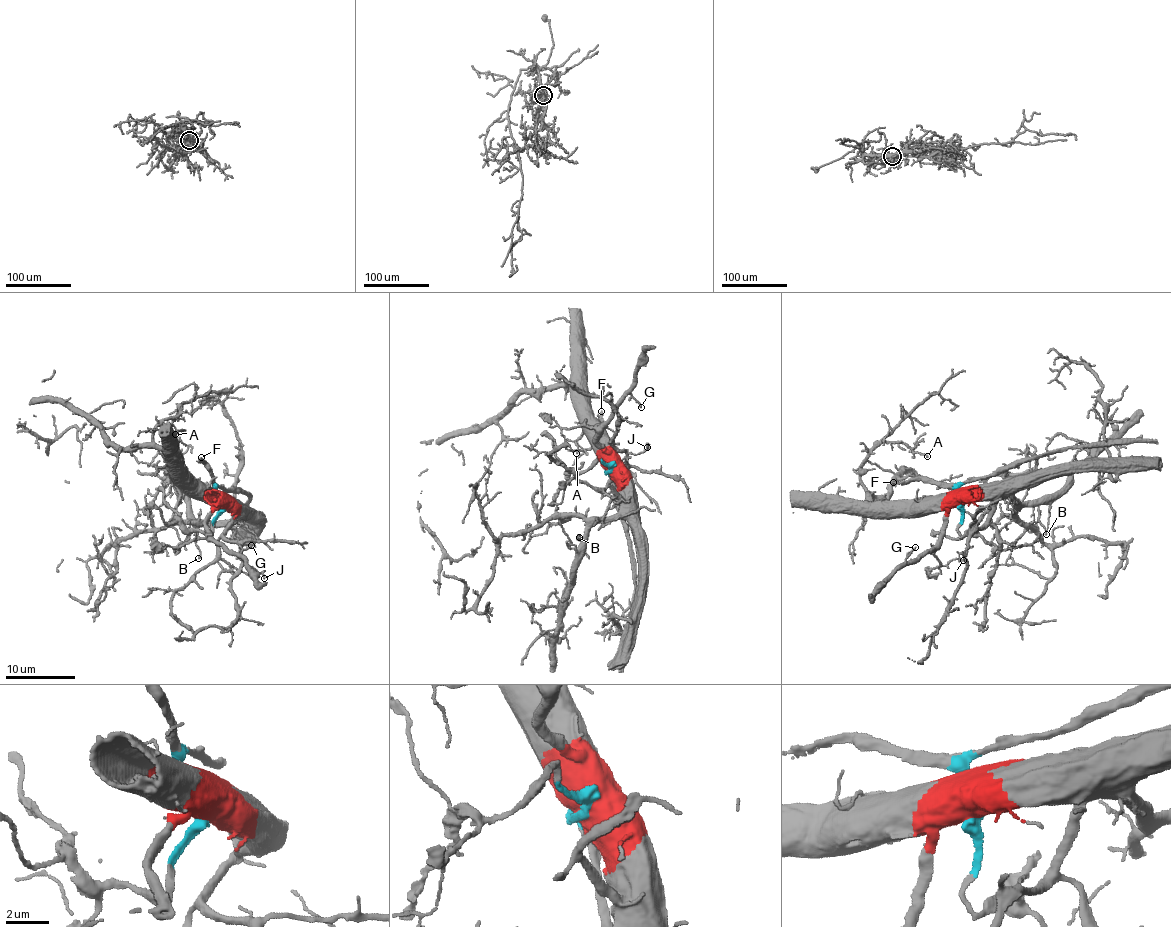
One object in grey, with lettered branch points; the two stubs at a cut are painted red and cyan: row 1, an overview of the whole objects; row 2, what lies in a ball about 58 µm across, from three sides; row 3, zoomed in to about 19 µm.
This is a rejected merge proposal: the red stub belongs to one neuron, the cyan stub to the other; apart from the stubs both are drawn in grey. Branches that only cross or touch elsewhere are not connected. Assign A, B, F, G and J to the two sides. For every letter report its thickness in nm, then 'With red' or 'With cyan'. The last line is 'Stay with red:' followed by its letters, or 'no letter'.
A: Thickness 120 nm. With red
B: Thickness 110 nm. With red
F: Thickness 150 nm. With cyan
G: Thickness 120 nm. With red
J: Thickness 130 nm. With red
Stay with red: A, B, G, J

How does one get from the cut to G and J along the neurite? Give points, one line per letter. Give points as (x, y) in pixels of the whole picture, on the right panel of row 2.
G: (963, 501), (950, 508), (941, 527), (941, 540), (906, 562), (916, 547)
J: (963, 501), (993, 498), (993, 509), (987, 523), (969, 534), (966, 554), (960, 553), (958, 557), (963, 559)

